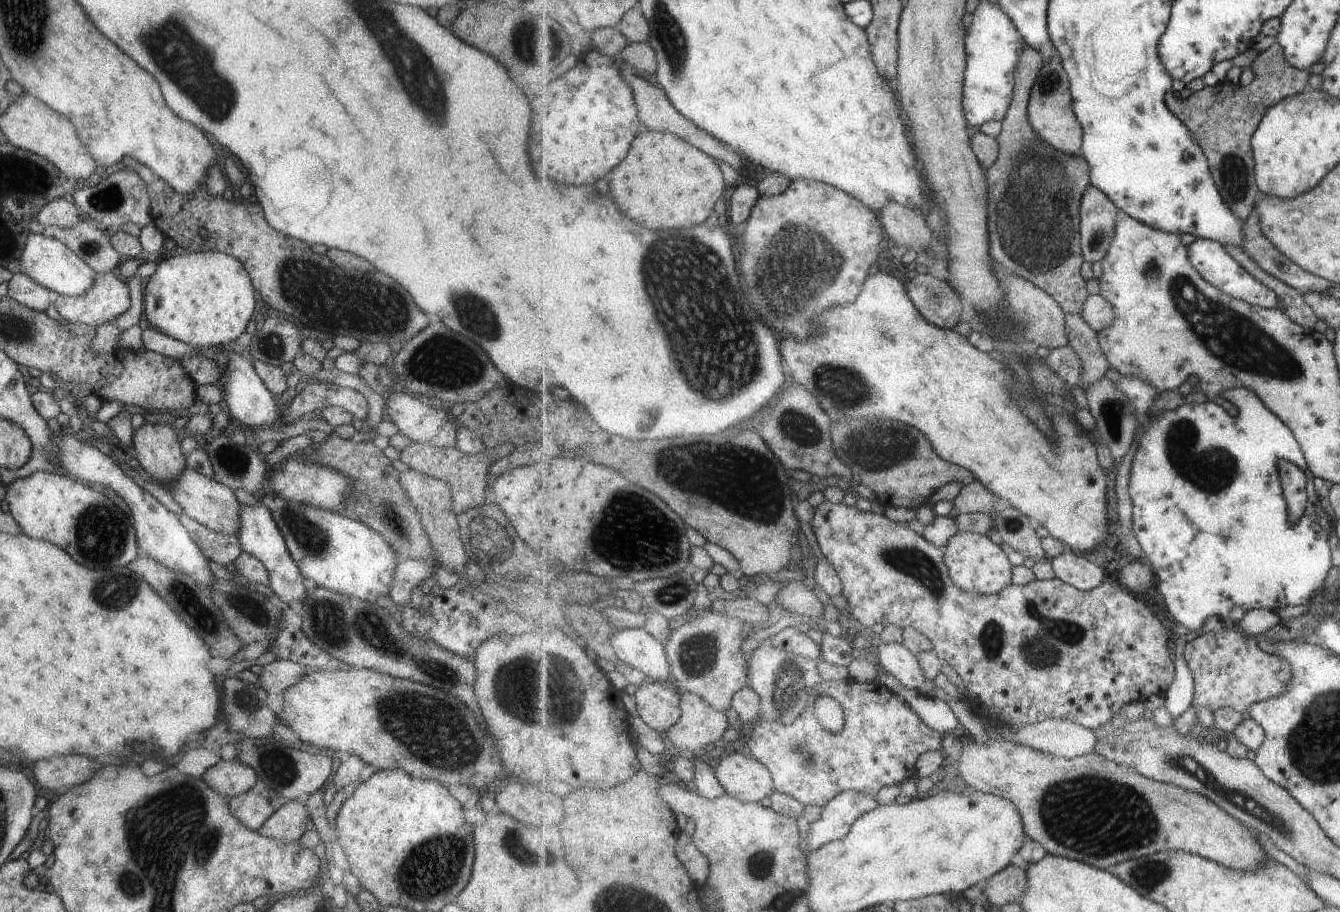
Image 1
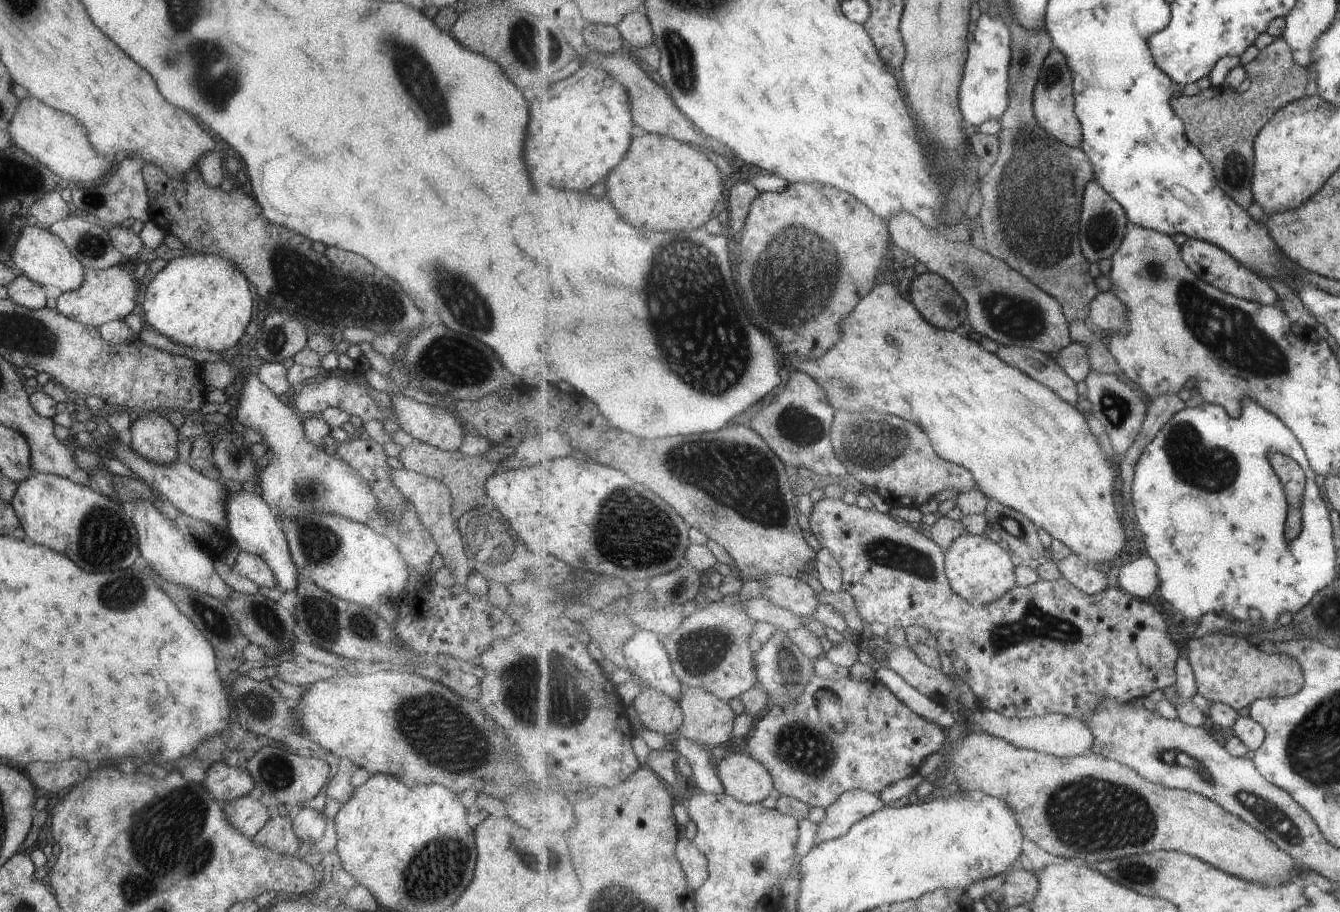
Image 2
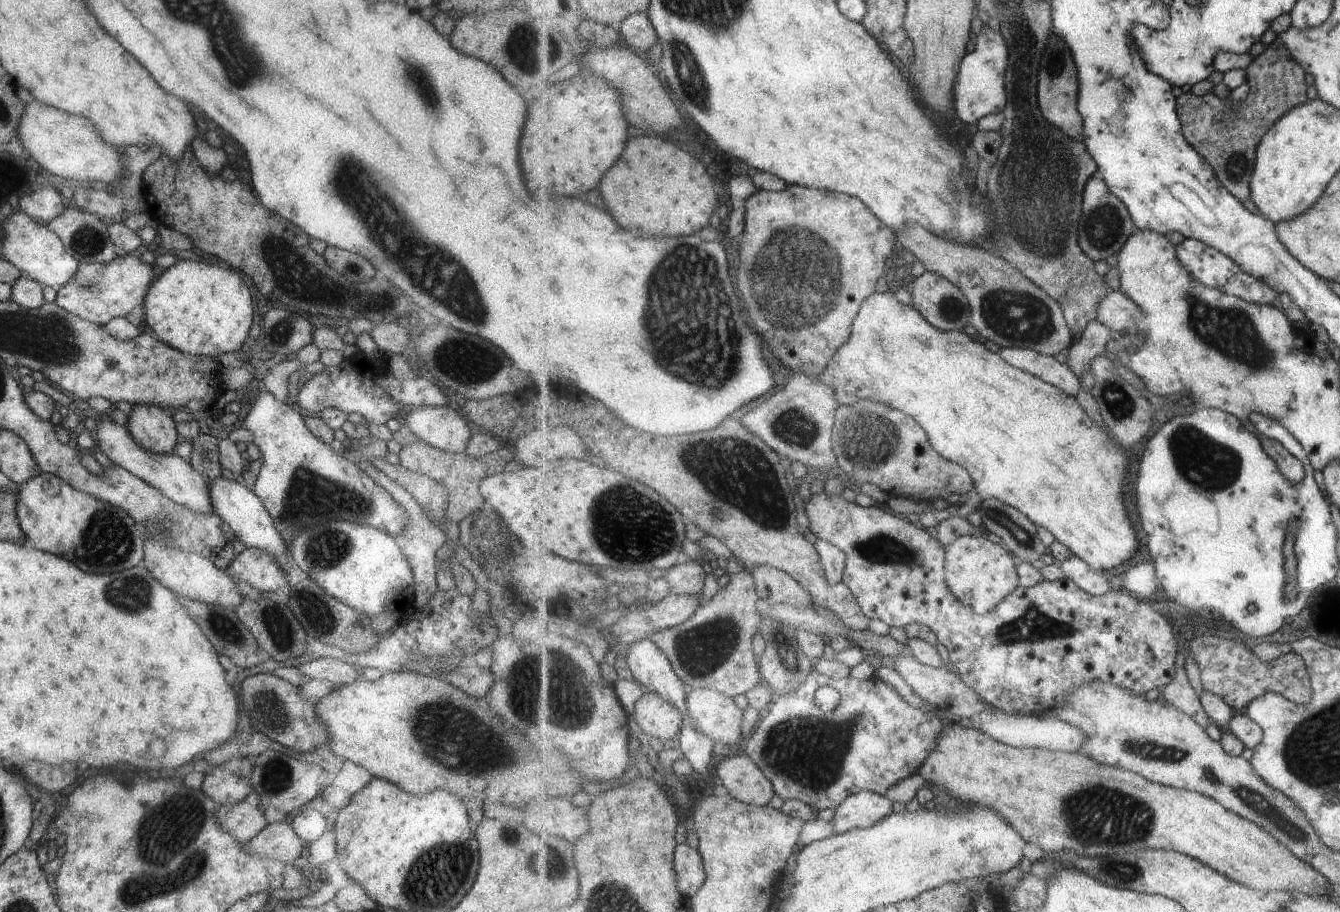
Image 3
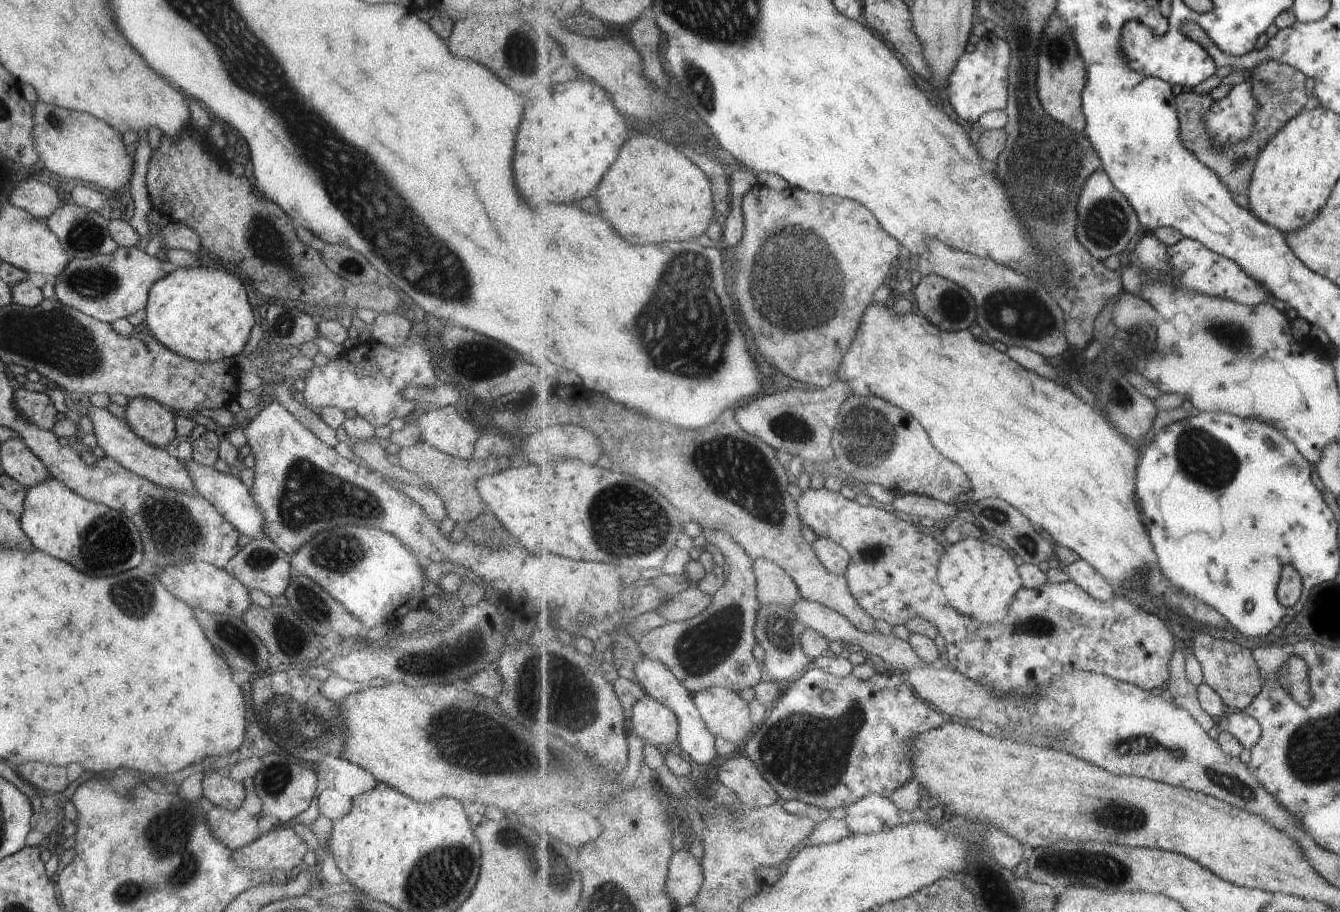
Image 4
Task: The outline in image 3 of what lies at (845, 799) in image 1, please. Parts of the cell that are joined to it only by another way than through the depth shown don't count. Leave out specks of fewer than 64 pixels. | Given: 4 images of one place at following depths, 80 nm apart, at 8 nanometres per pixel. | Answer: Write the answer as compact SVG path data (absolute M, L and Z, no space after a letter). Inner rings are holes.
M861 791L836 808L833 822L838 834L848 833L871 828L889 818L892 812L893 802L885 795Z

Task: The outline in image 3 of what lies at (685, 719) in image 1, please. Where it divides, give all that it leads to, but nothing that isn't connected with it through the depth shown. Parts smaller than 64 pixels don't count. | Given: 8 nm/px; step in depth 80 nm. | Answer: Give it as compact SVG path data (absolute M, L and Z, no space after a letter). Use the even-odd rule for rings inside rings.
M686 687L690 713L696 722L696 729L715 743L733 748L741 740L743 709L737 706L733 697L713 687L692 689Z

